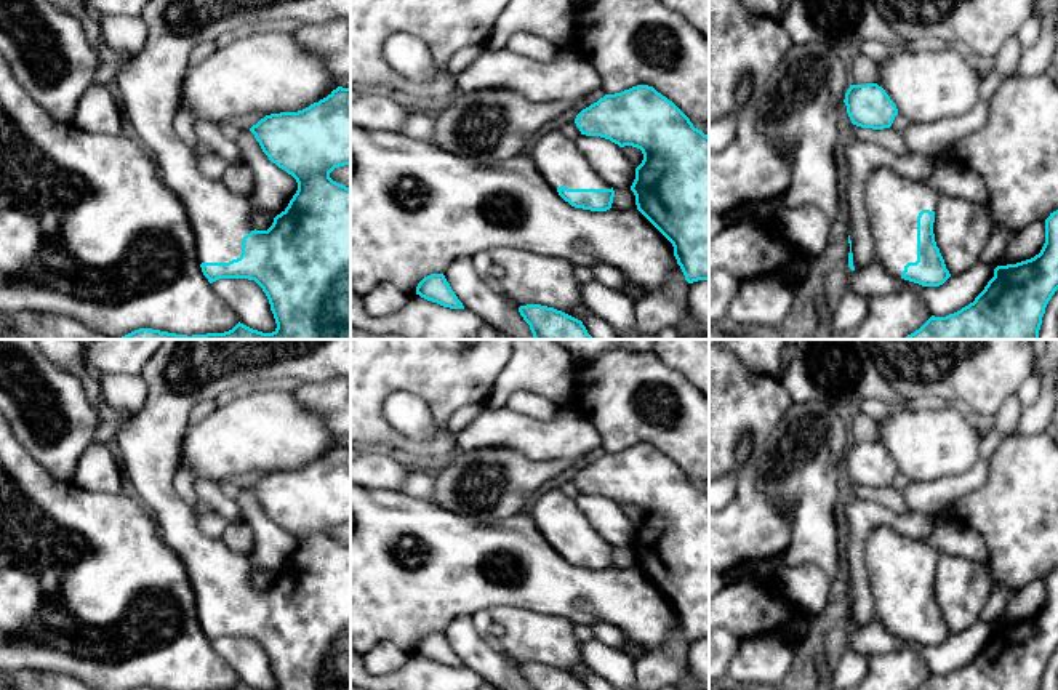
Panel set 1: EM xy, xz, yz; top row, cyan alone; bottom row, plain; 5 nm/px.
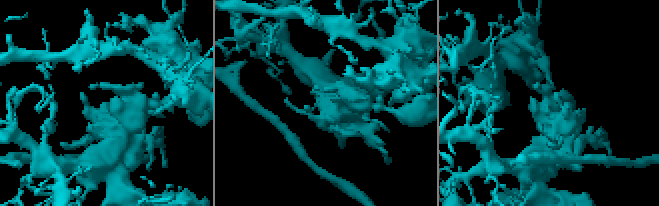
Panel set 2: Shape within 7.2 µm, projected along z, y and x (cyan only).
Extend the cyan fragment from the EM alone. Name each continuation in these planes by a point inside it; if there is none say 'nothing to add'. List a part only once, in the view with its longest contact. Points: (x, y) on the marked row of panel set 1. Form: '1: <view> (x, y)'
1: yz (893, 202)

